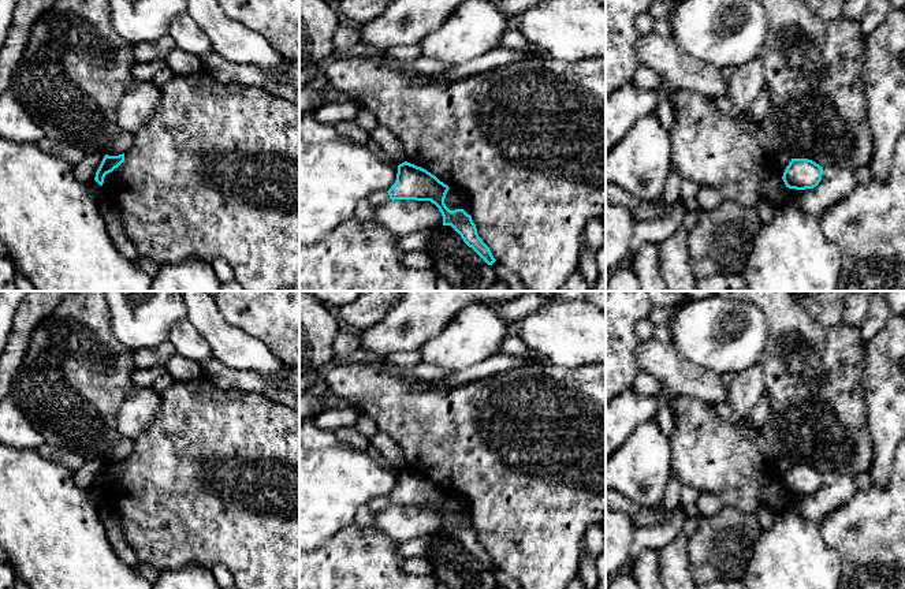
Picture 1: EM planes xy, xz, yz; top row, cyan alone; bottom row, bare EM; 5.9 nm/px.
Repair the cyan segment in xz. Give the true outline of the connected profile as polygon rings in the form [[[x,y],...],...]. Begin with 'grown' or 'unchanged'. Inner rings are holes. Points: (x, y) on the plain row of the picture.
unchanged | [[[405,467],[398,471],[396,487],[387,499],[391,506],[431,507],[435,510],[443,522],[443,532],[451,532],[469,553],[488,571],[492,571],[496,566],[478,543],[472,522],[463,515],[450,517],[446,512],[444,504],[448,495],[427,476]]]

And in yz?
unchanged | [[[792,465],[783,478],[786,493],[796,496],[813,495],[819,491],[823,473],[808,465]]]

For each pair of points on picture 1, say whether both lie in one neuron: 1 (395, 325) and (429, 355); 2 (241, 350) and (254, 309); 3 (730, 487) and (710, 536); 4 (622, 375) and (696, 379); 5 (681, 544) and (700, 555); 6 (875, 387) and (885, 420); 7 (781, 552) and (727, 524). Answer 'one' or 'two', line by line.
1: two
2: two
3: two
4: two
5: two
6: one
7: two

